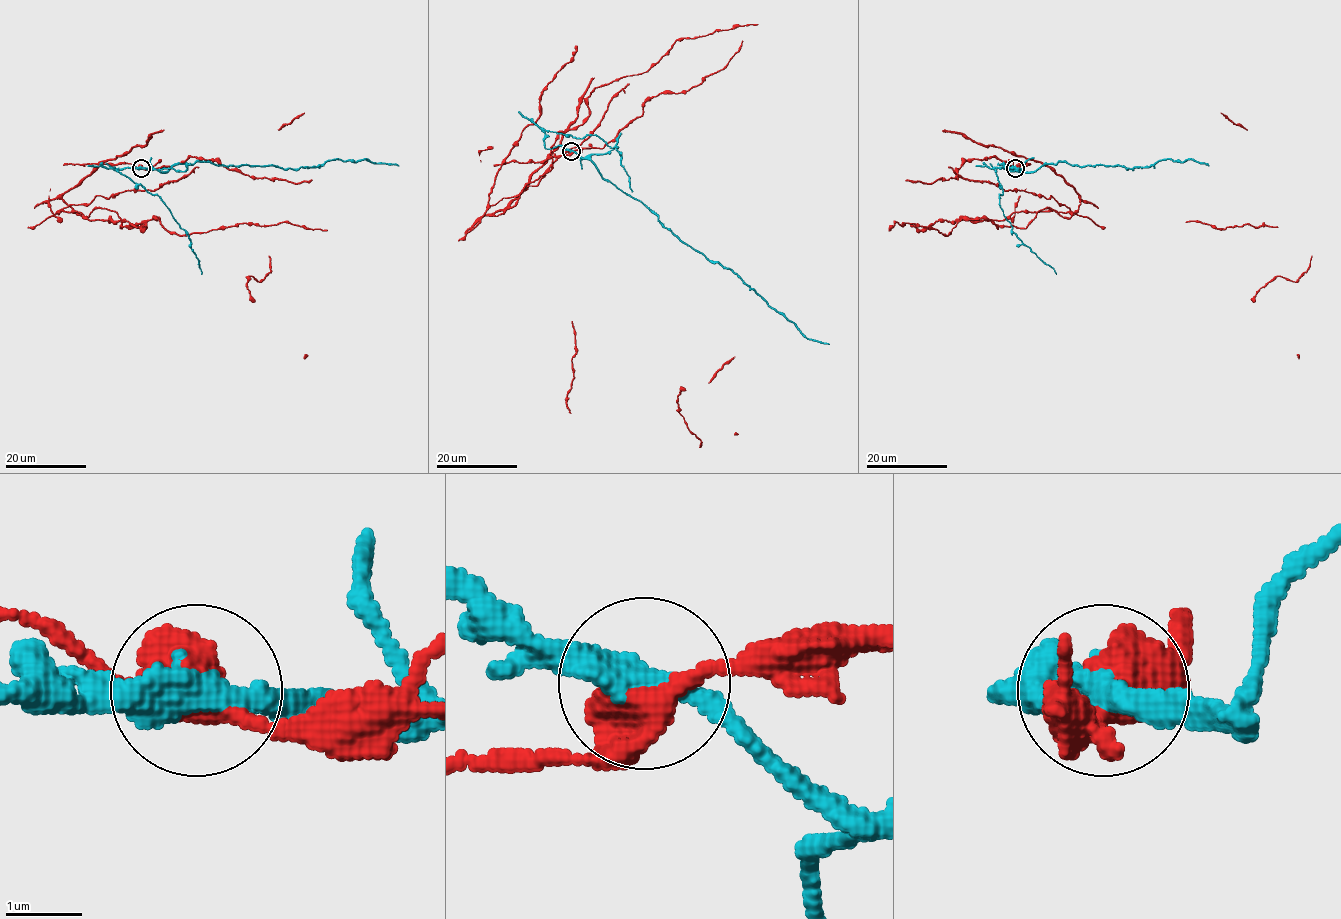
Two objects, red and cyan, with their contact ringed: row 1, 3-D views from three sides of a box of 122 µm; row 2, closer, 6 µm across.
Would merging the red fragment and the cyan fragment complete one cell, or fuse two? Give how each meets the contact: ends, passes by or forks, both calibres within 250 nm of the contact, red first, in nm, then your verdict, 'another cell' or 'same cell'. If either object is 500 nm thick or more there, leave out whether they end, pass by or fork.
600 nm thick on the red side, 400 nm on the other; another cell

